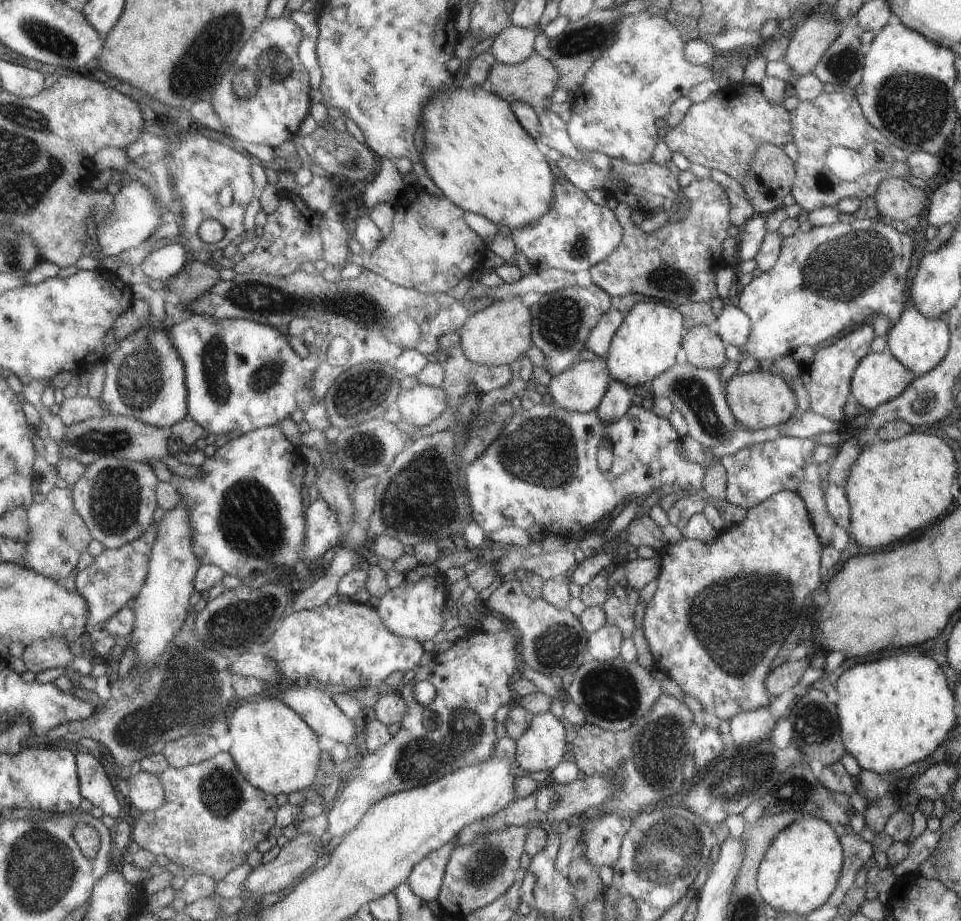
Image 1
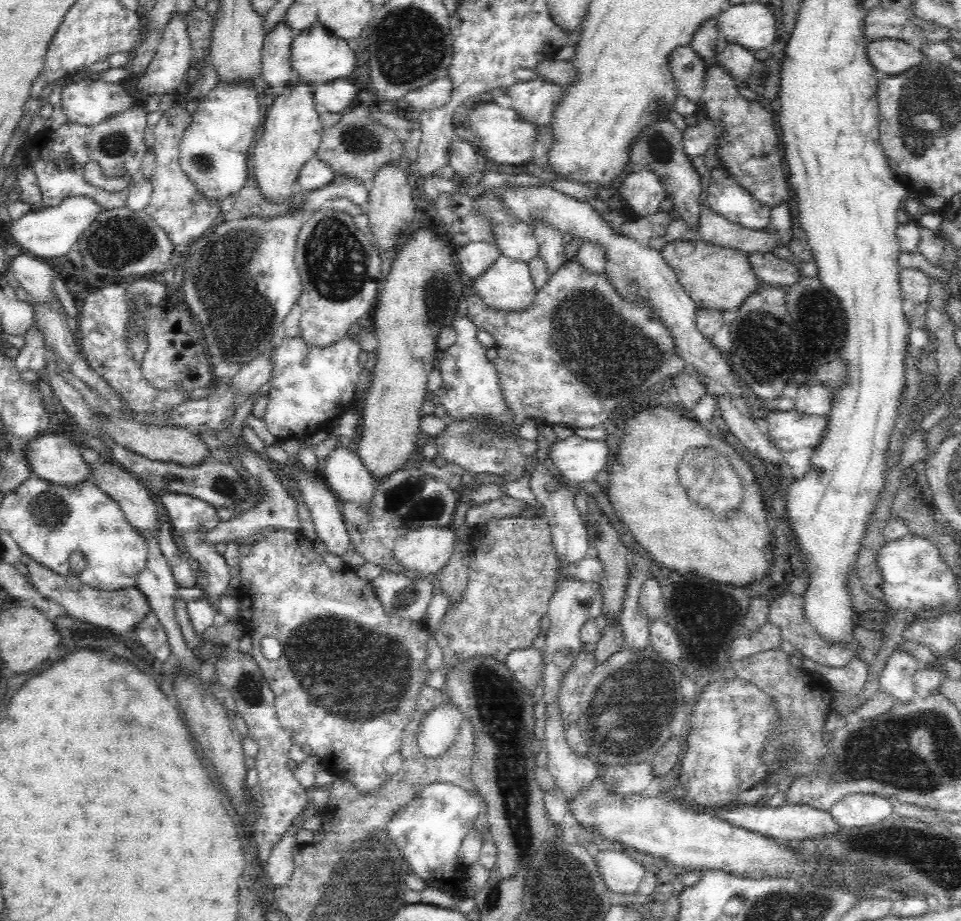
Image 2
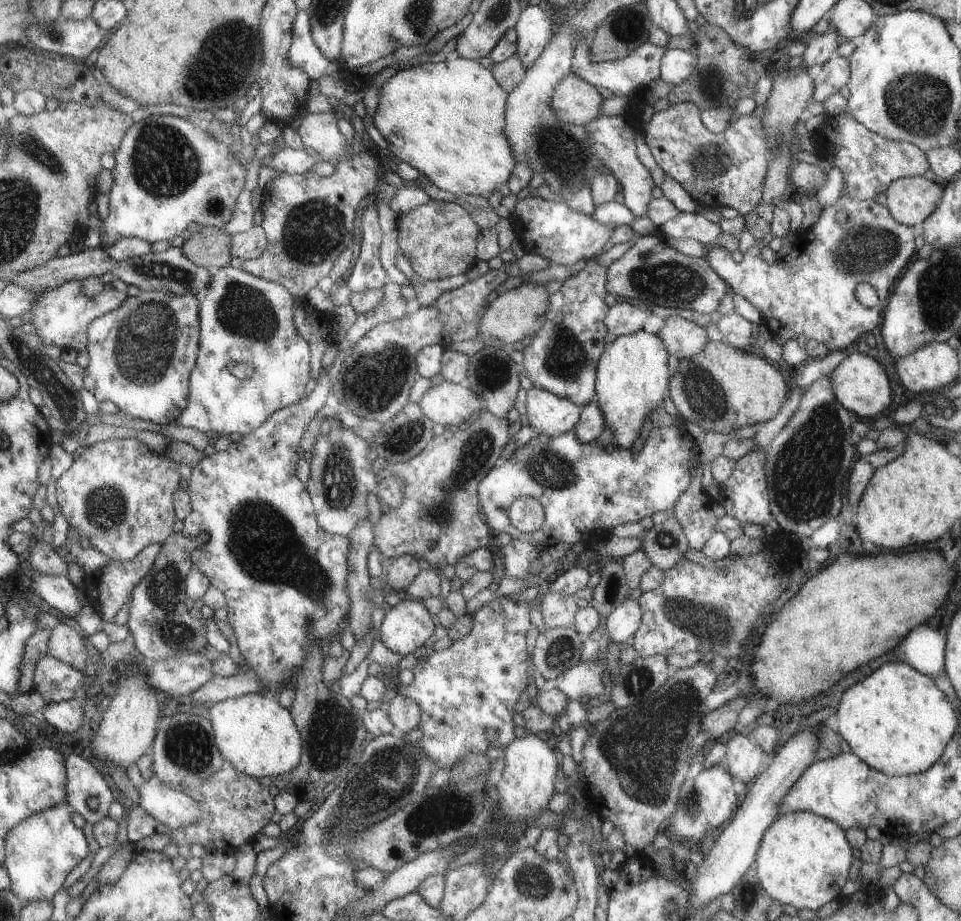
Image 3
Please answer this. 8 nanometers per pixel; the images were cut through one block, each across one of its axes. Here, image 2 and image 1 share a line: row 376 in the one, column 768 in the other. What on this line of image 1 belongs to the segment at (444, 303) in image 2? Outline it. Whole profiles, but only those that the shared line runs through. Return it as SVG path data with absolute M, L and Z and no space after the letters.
M757 369L747 373L736 373L723 386L725 397L739 425L762 430L786 422L796 410L796 395L785 378L772 371Z

